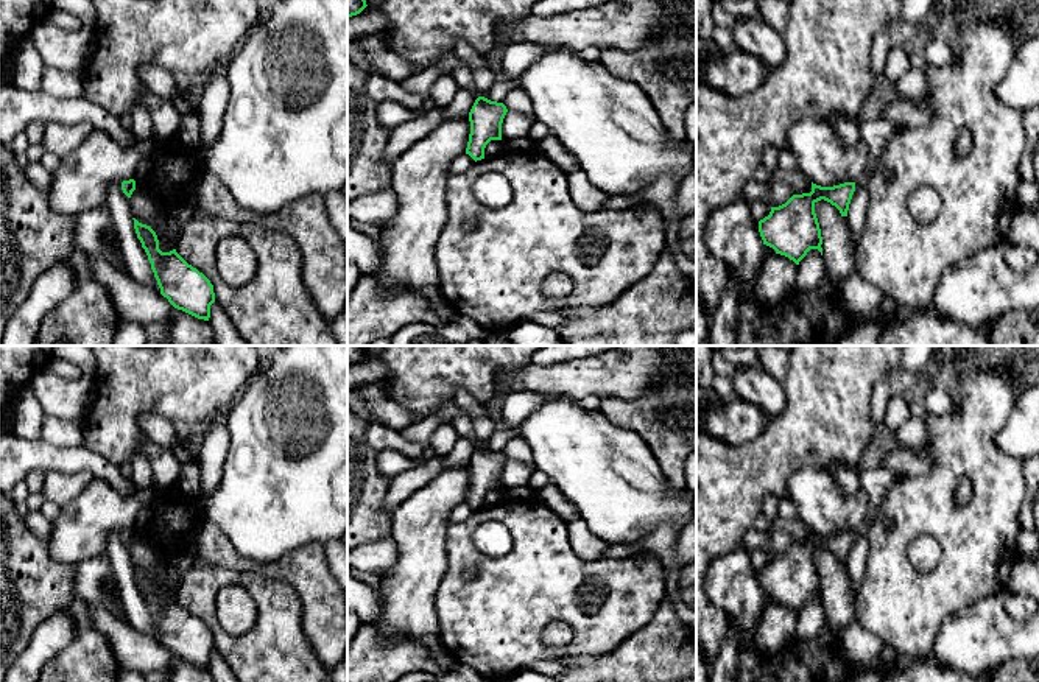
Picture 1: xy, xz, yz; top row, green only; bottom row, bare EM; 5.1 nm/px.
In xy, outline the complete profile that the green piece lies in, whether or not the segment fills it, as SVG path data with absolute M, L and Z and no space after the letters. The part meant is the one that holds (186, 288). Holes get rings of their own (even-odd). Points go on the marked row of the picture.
M134 220L137 238L145 249L151 269L168 302L198 319L209 321L210 305L215 302L213 285L196 268L188 265L176 249L162 252L156 232Z

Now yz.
M812 182L812 192L793 195L785 204L771 207L768 216L759 221L763 244L776 254L785 255L796 265L810 249L822 255L822 237L815 213L815 204L821 199L835 206L841 216L847 216L849 204L855 192L855 182L833 187L821 187Z

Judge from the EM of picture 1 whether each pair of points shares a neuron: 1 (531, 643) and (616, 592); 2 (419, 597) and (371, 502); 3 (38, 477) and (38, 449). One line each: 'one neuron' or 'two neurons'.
1: one neuron
2: two neurons
3: two neurons

